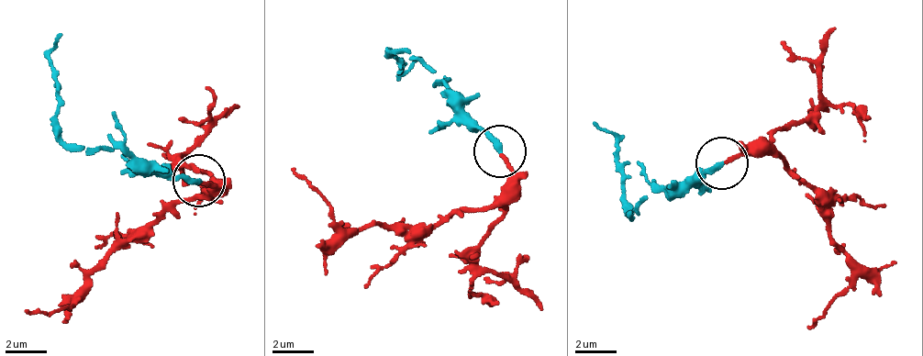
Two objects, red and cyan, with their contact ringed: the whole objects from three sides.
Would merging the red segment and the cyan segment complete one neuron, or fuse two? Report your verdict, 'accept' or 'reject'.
accept

